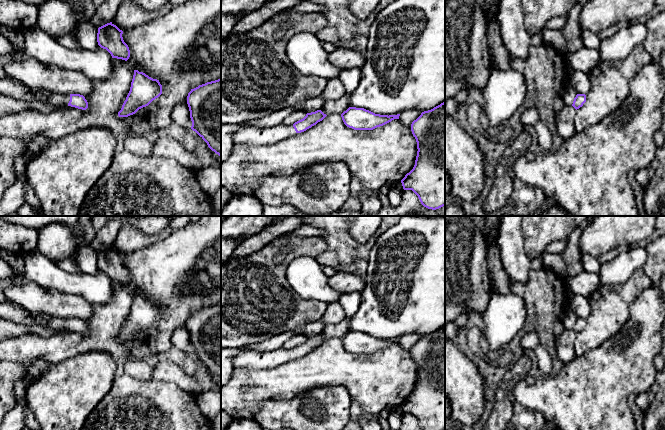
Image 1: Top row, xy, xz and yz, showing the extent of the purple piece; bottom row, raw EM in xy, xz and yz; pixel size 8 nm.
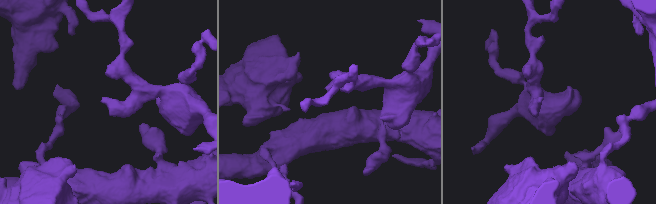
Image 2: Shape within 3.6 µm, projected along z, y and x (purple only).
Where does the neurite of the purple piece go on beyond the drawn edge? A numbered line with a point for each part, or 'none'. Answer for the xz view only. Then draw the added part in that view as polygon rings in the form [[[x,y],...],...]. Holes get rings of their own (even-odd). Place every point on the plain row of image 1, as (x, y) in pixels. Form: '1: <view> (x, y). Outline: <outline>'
1: xz (251, 359). Outline: [[[280,348],[269,352],[258,352],[254,349],[239,353],[234,359],[235,368],[263,370],[275,368],[297,358],[293,349]]]

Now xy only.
1: xy (60, 324). Outline: [[[52,317],[52,319],[44,325],[44,328],[58,330],[58,331],[64,331],[64,330],[68,330],[69,325],[70,325],[70,318]]]

